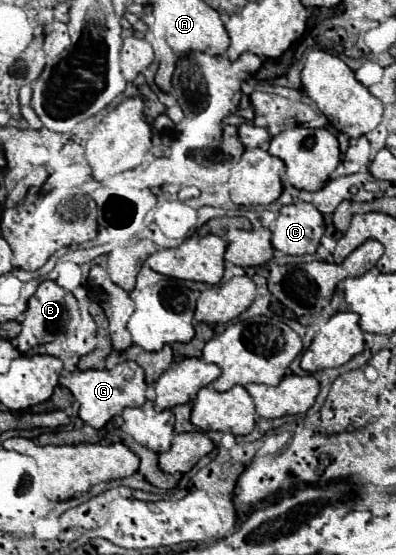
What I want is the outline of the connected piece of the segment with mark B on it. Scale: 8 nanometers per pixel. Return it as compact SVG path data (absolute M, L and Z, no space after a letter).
M42 281L36 289L36 293L28 299L28 307L26 307L26 313L24 313L24 319L22 319L22 331L20 335L16 337L16 349L20 353L28 353L32 347L36 345L44 345L44 343L50 343L54 341L58 335L66 333L66 327L68 323L72 321L72 315L76 313L78 317L78 303L76 303L76 297L58 287L54 281Z

